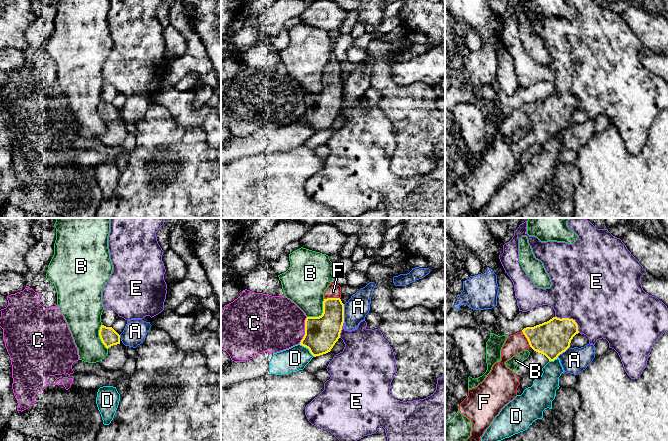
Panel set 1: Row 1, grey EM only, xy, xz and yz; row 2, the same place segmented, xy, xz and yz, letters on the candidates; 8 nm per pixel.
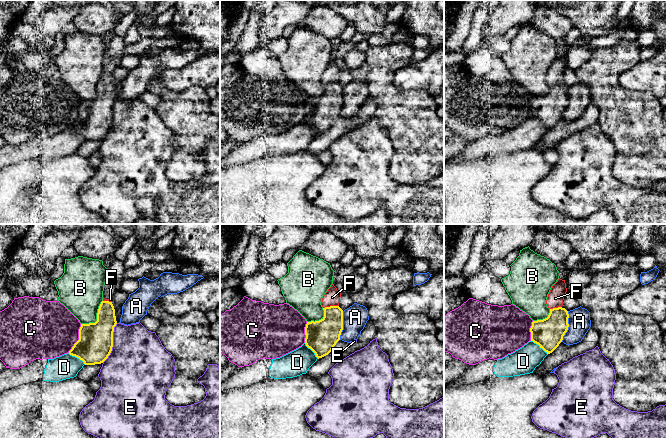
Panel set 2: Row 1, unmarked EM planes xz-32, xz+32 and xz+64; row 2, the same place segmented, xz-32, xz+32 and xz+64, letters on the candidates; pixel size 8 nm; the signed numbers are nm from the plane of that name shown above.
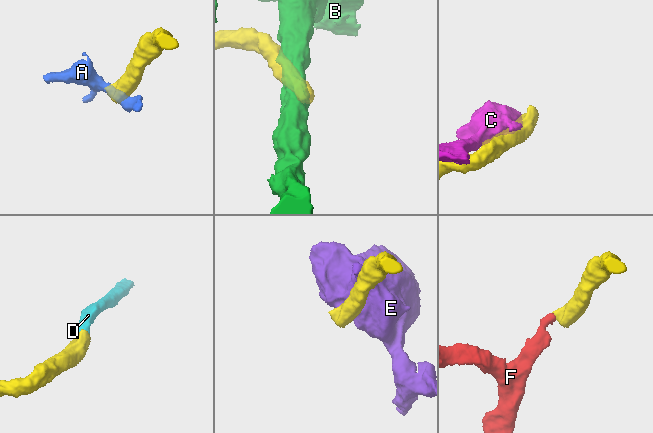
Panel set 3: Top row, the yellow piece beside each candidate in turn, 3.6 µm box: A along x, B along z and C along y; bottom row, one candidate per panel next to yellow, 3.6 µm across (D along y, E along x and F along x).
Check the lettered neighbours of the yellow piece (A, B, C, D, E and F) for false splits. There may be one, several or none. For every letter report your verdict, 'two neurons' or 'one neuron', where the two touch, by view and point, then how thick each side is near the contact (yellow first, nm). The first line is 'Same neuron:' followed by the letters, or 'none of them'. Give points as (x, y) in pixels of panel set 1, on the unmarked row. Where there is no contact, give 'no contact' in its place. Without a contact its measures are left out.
Same neuron: F
A: two neurons; contact xz (343, 89); calibres 280 and 190 nm
B: two neurons; contact xz (322, 90); calibres 280 and 300 nm
C: two neurons; contact xz (305, 106); calibres 280 and 440 nm
D: two neurons; contact xz (307, 123); calibres 280 and 190 nm
E: two neurons; contact yz (570, 95); calibres 280 and 480 nm
F: one neuron; contact xz (331, 74); calibres 220 and 110 nm

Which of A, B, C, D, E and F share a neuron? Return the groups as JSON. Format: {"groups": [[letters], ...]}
{"groups": [["A"], ["B"], ["C"], ["D"], ["E"], ["F"]]}

